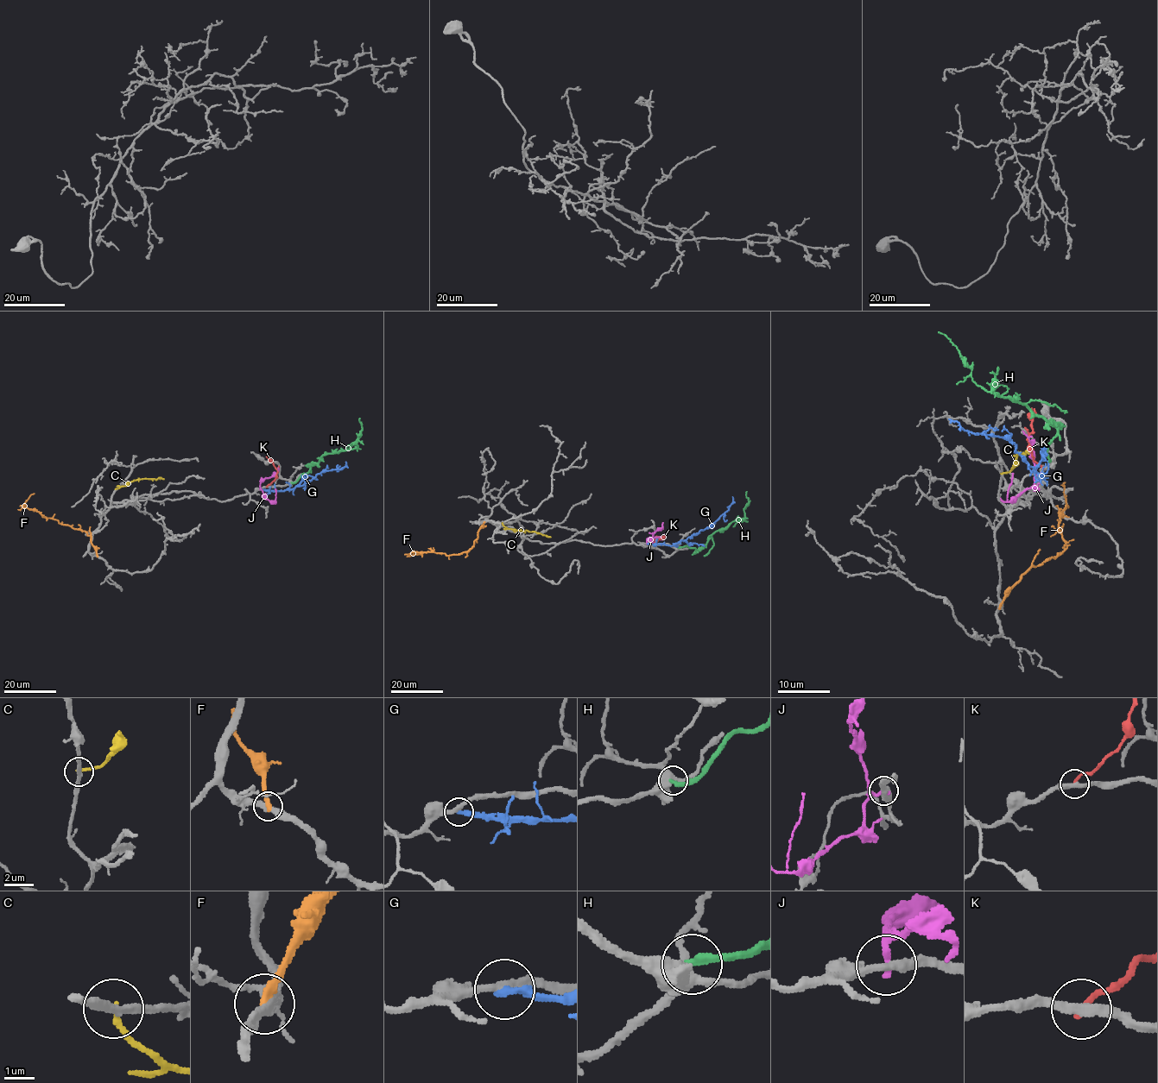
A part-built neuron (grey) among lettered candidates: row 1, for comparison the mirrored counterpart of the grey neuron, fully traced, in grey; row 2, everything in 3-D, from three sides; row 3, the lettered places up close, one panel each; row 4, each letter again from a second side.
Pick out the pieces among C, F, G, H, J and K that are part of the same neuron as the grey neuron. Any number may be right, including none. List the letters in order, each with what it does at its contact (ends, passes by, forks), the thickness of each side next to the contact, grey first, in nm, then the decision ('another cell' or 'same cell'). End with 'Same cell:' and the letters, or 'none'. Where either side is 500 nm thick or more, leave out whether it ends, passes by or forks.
C: it ends; calibres 280 and 200 nm; another cell
F: it ends; calibres 280 and 280 nm; another cell
G: it ends; calibres 280 and 280 nm; another cell
H: it ends; calibres 440 and 300 nm; another cell
J: it ends; calibres 300 and 240 nm; another cell
K: it ends; calibres 300 and 200 nm; another cell
Same cell: none

